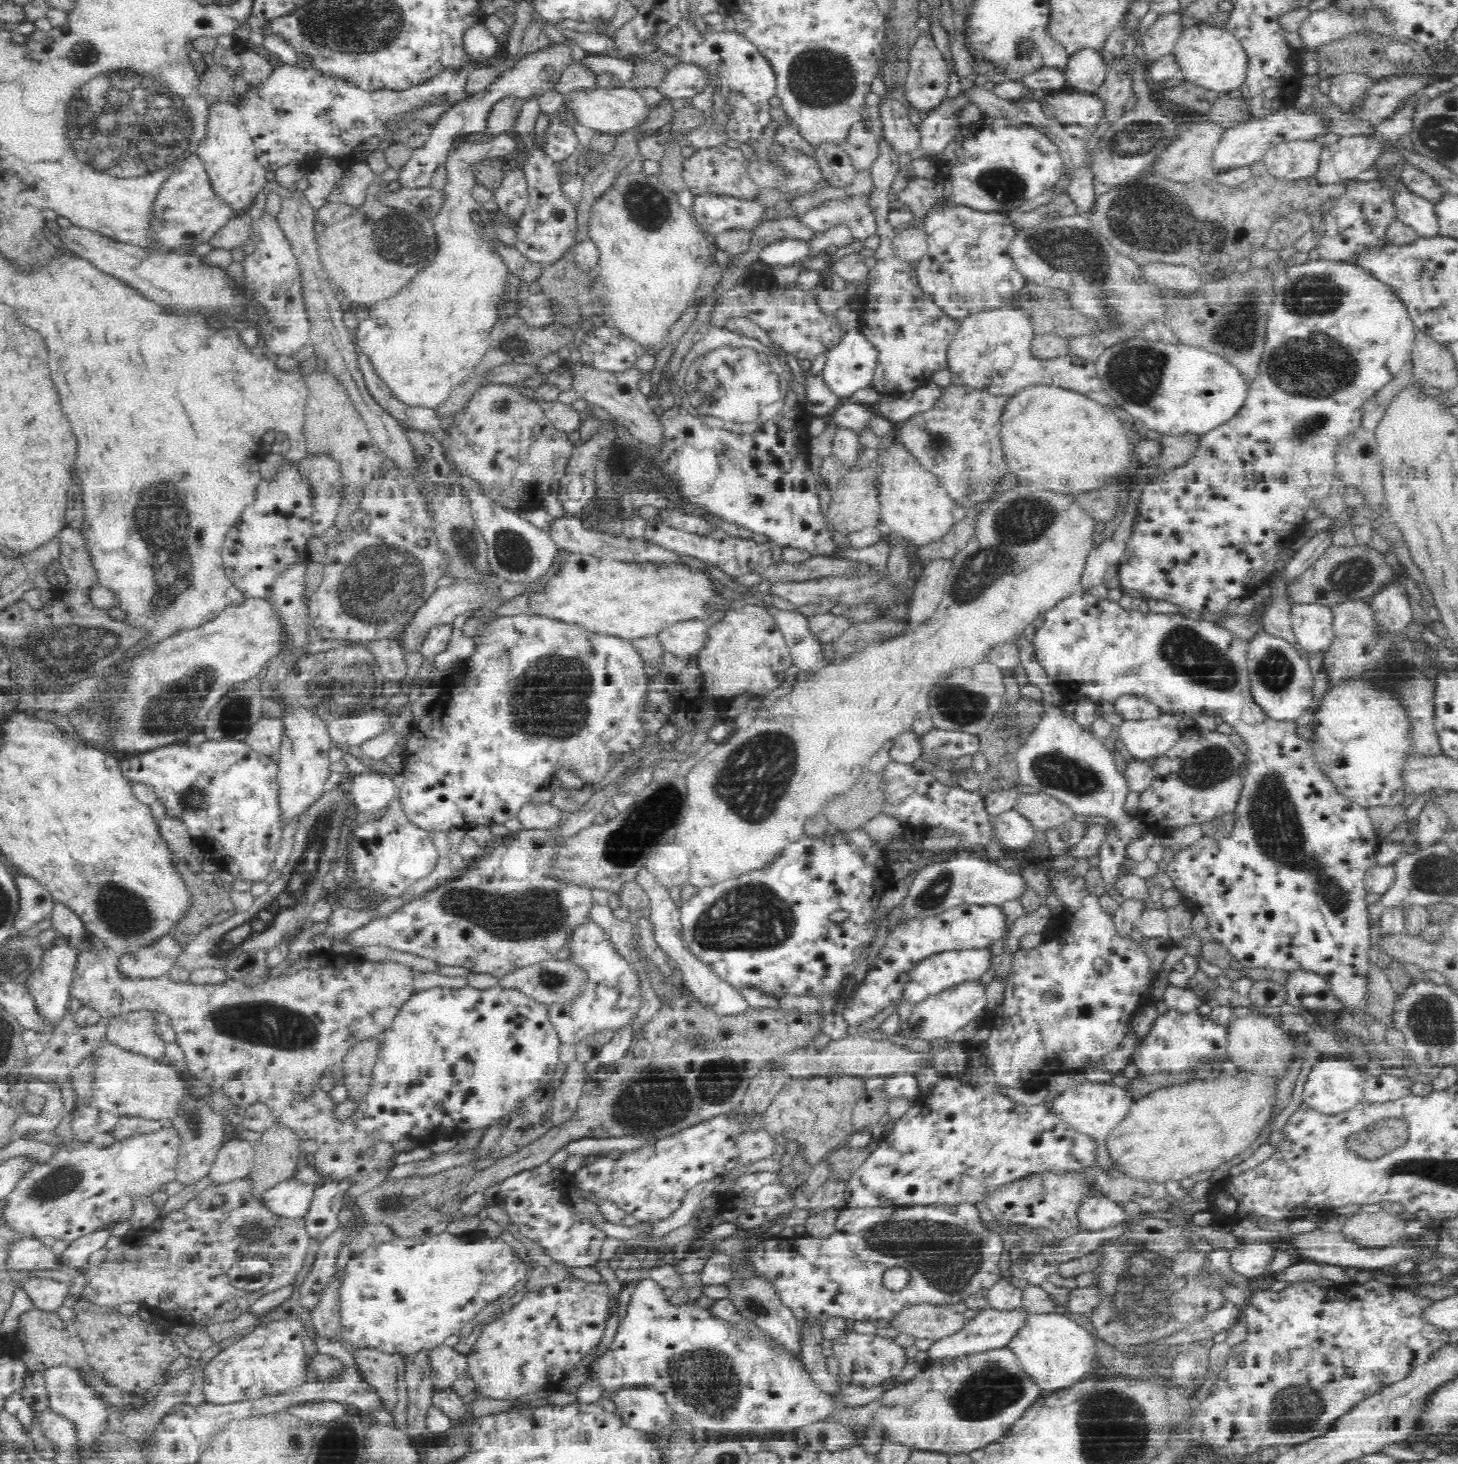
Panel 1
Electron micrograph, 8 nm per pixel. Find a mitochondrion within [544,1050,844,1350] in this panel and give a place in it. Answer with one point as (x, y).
(649, 1103)

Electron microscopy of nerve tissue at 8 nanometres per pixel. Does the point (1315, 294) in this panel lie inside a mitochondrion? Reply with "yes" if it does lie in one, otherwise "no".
yes

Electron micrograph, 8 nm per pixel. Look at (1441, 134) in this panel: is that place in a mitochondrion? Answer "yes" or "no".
yes

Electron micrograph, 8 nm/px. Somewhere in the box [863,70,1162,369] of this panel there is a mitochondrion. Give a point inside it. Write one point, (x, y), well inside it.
(1069, 249)

